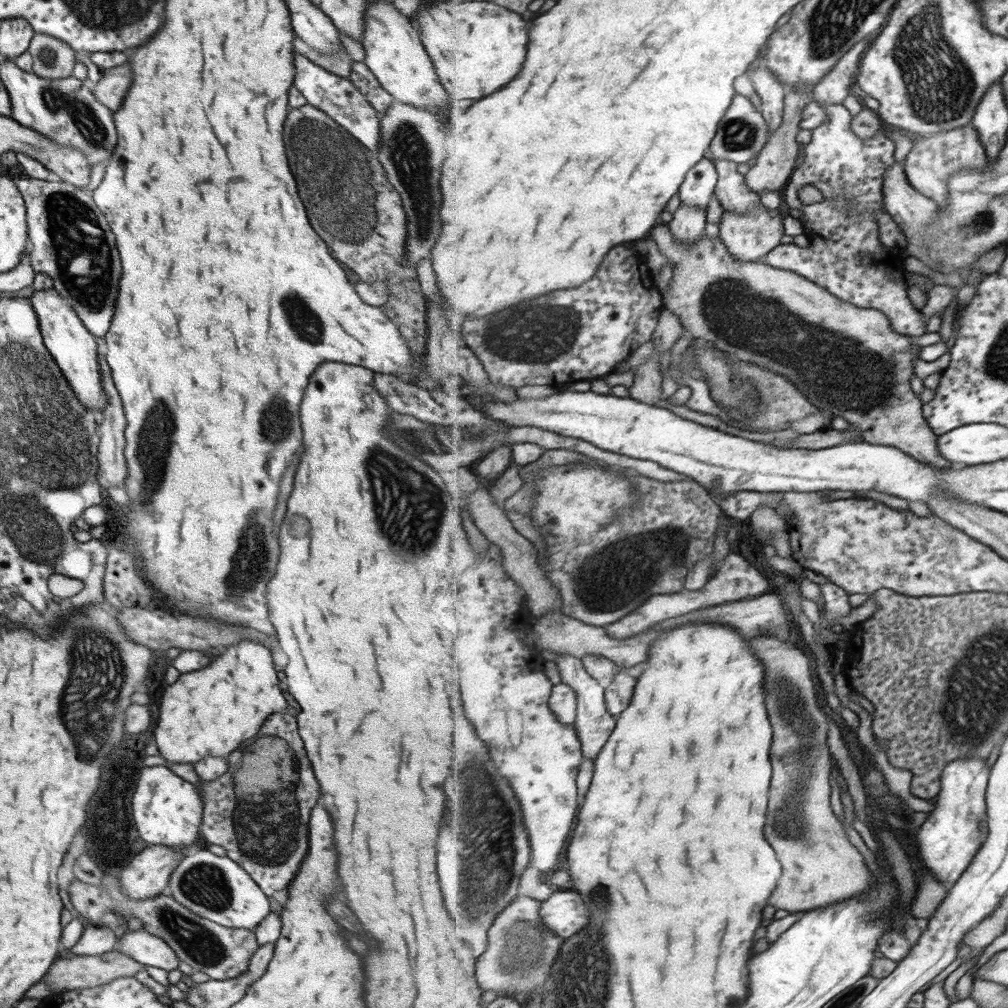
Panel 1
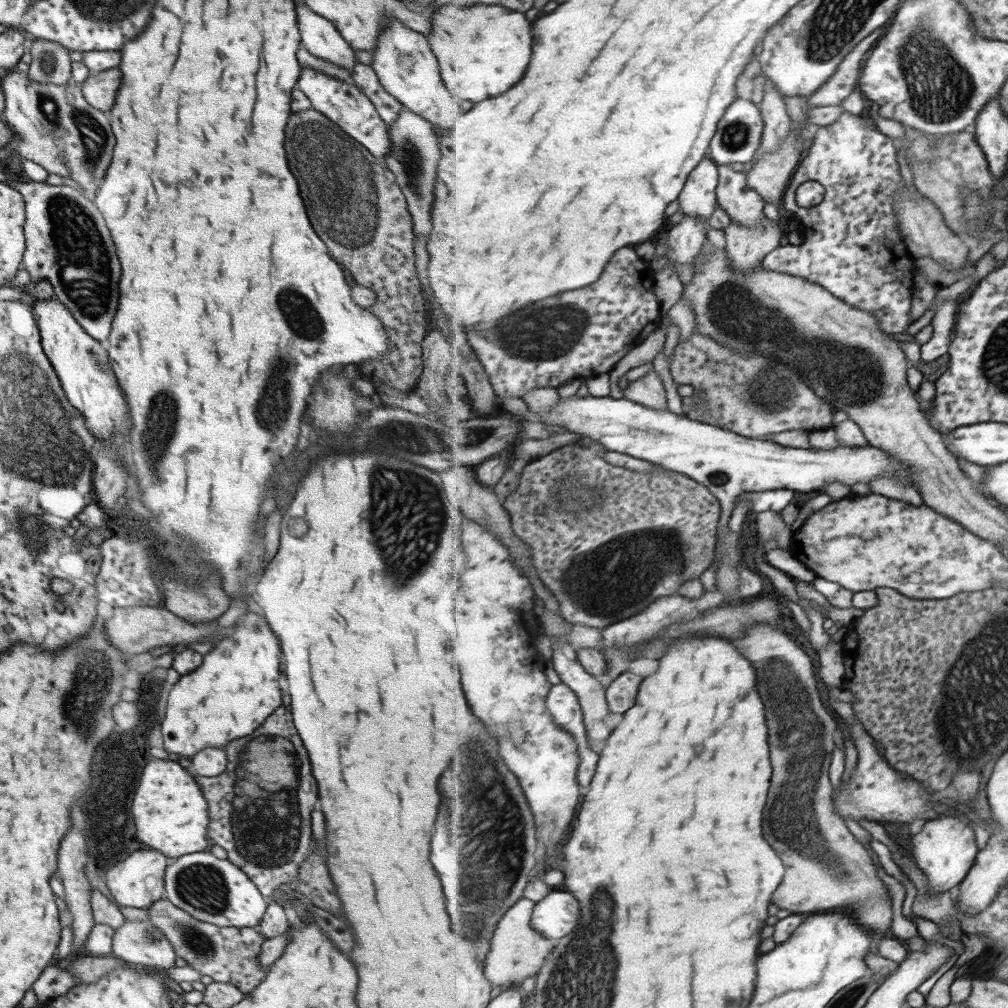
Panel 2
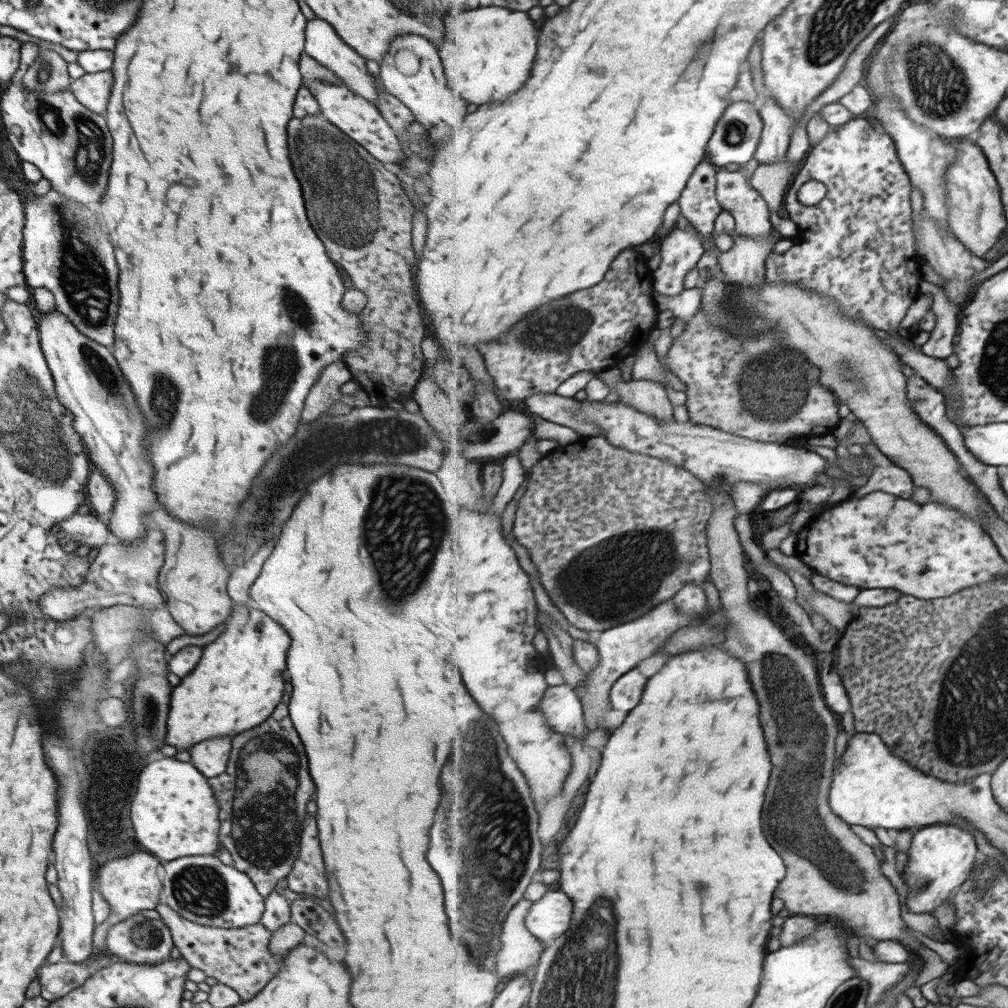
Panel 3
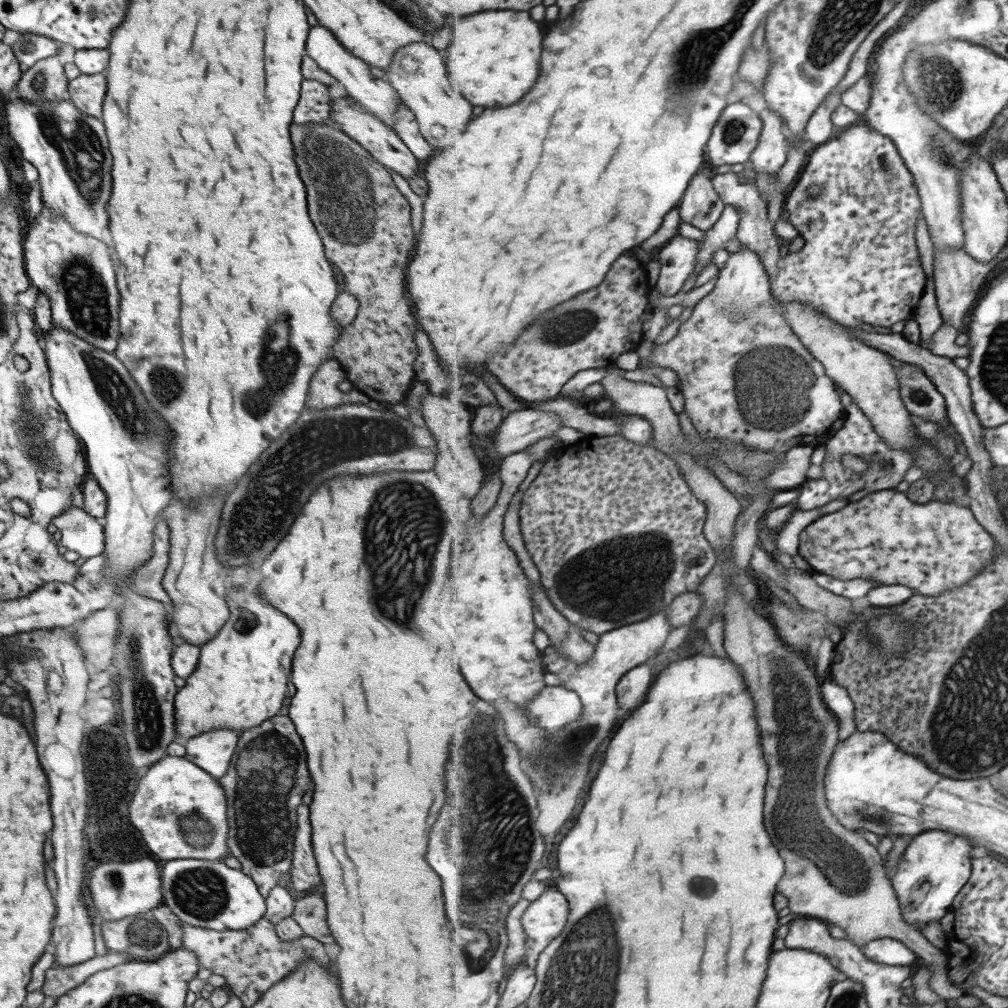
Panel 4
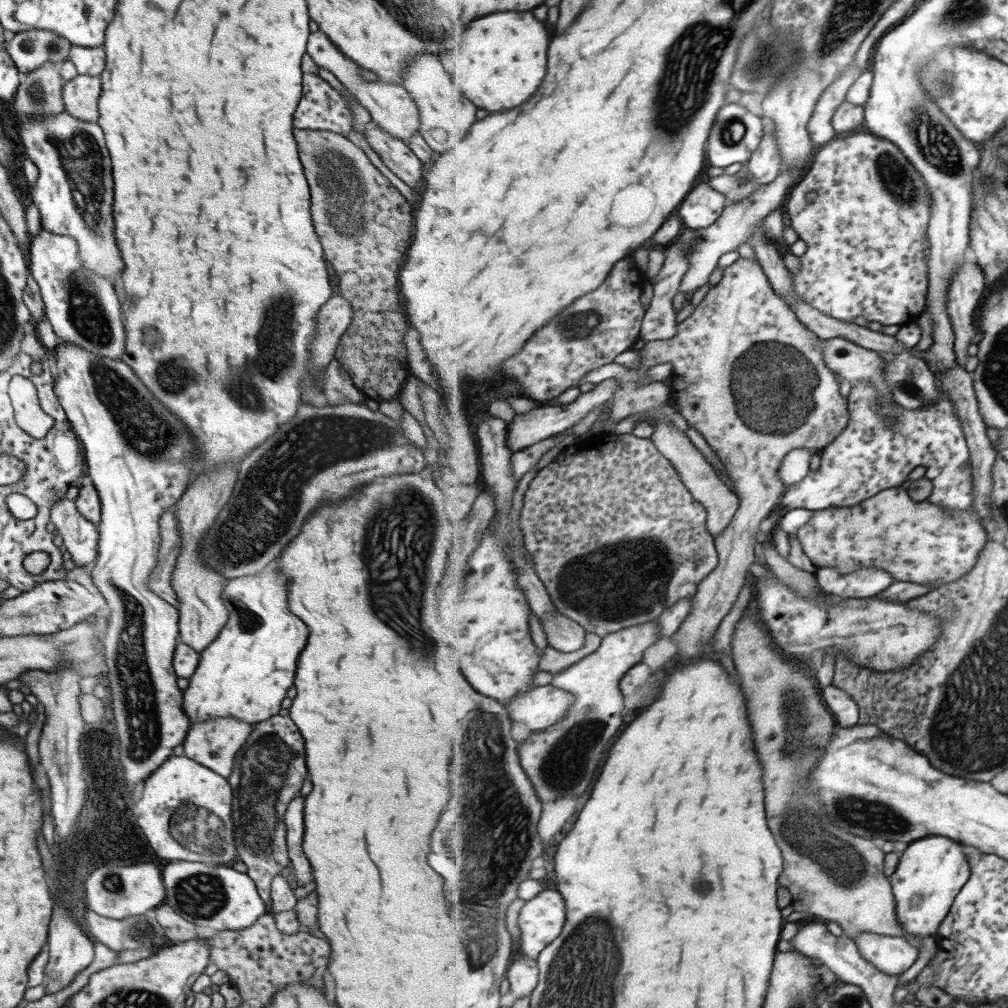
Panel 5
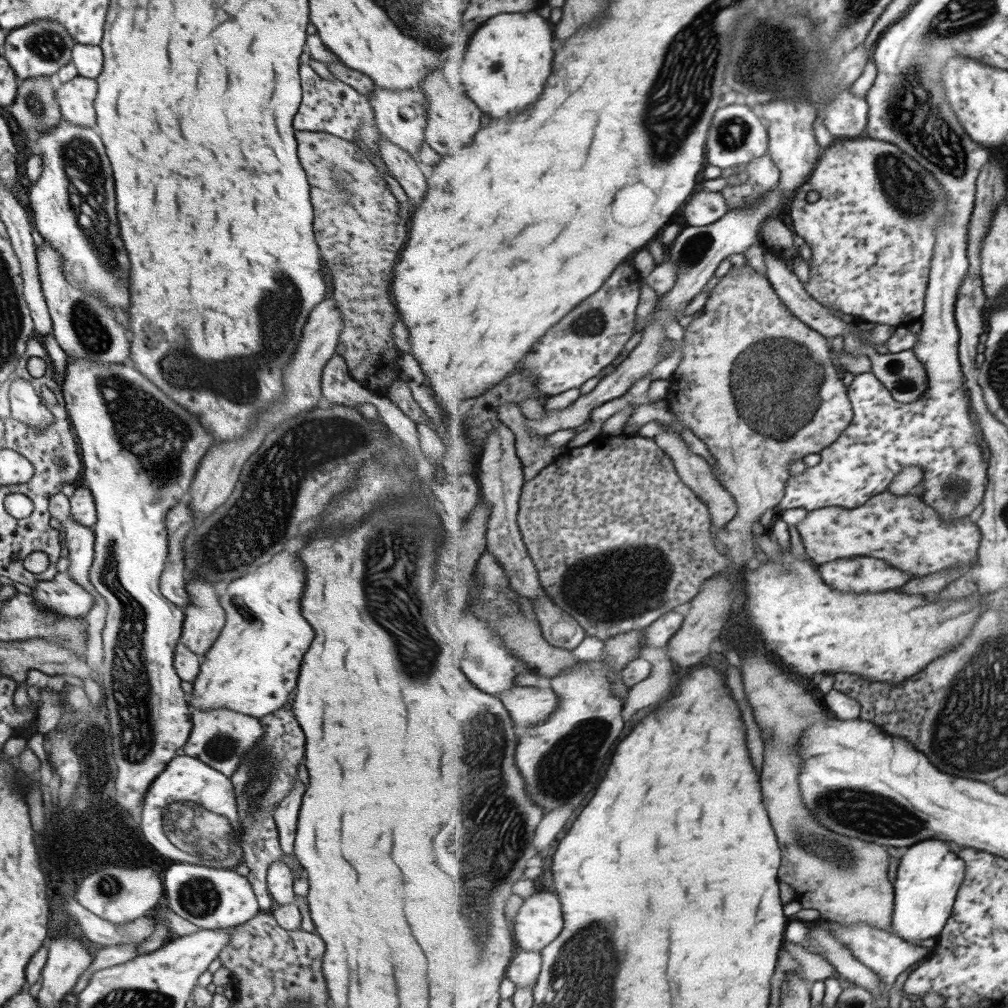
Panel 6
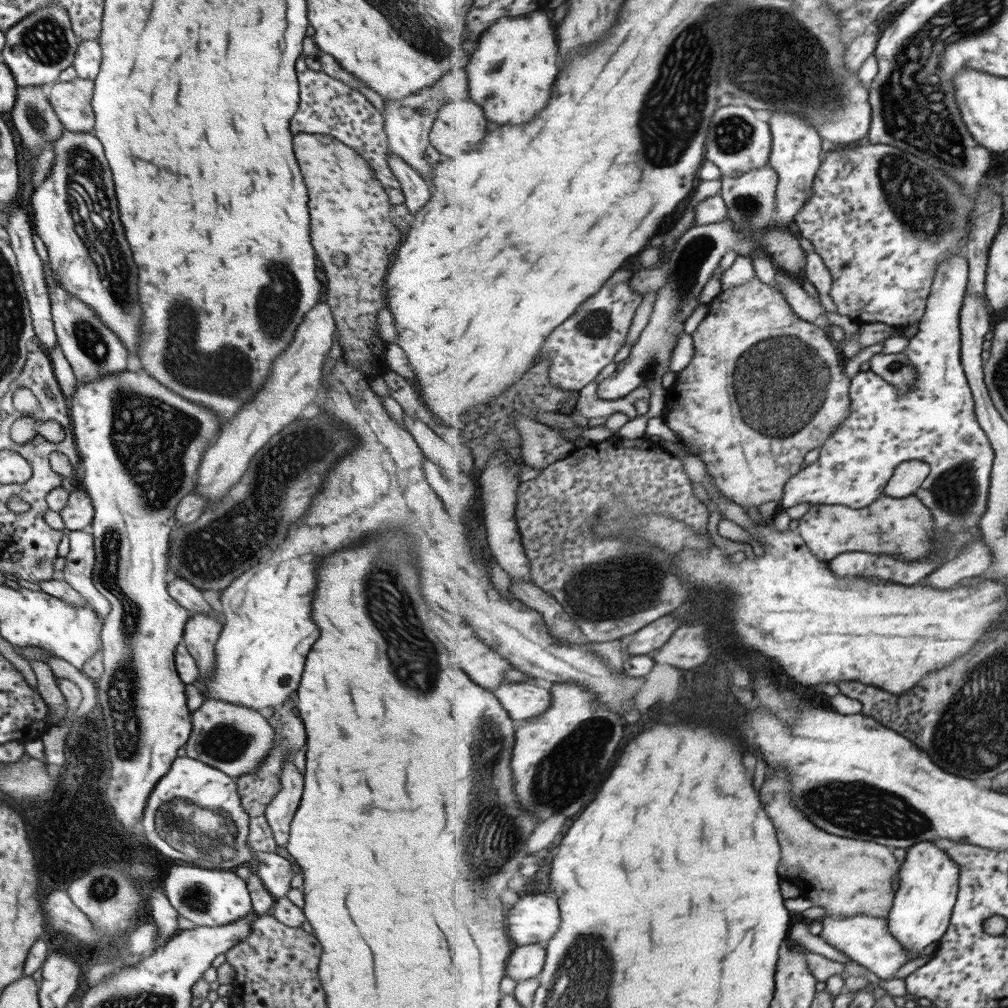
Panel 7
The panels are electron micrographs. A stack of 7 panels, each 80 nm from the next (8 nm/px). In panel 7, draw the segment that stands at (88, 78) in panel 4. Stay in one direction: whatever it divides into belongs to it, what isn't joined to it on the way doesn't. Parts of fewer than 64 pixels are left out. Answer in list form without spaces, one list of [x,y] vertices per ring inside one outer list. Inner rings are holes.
[[[79,77],[53,83],[48,101],[63,129],[71,132],[92,132],[93,111],[90,105],[94,82]]]

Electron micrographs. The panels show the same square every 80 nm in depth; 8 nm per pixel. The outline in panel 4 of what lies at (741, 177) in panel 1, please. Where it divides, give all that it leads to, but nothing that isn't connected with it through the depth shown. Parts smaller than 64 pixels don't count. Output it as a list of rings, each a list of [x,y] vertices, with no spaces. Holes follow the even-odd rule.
[[[729,171],[728,173],[715,174],[714,175],[714,187],[720,194],[723,202],[726,205],[736,206],[740,210],[741,222],[738,230],[738,239],[743,245],[758,252],[763,259],[763,264],[767,274],[770,278],[777,278],[779,274],[779,259],[781,257],[781,244],[779,244],[779,238],[775,235],[773,229],[774,224],[771,222],[768,206],[762,199],[762,194],[758,189],[758,186],[754,182],[753,184],[744,181],[737,176],[737,173]]]

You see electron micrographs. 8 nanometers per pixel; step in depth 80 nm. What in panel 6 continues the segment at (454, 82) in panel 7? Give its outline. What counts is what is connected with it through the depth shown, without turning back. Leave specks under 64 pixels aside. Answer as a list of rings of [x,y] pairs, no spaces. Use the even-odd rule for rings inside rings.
[[[374,86],[368,103],[373,111],[374,124],[378,131],[391,144],[396,144],[415,160],[419,145],[424,142],[424,128],[426,125],[426,98],[417,88],[407,90],[387,90]]]

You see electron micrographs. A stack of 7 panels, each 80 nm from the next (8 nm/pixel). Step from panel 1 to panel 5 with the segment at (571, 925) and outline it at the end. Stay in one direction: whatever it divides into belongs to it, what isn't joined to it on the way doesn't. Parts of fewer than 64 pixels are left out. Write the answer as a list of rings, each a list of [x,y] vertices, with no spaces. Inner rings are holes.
[[[555,888],[545,889],[533,900],[526,901],[519,917],[519,926],[522,930],[521,952],[538,960],[539,955],[555,940],[560,938],[567,923],[566,900]]]

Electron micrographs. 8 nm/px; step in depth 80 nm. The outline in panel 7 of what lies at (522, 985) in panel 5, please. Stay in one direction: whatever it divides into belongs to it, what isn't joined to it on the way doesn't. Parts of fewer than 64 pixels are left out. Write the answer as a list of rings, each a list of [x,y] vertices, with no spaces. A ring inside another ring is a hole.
[[[544,944],[515,945],[515,952],[512,953],[508,966],[508,976],[516,982],[539,976],[547,955]]]

